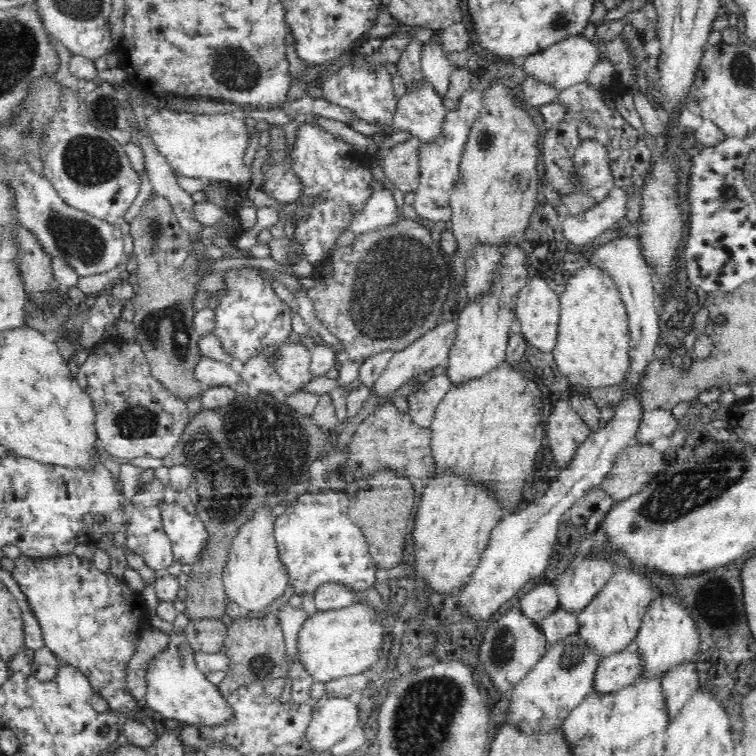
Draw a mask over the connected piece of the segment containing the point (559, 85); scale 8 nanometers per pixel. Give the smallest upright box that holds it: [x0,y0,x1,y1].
[522,34,599,92]

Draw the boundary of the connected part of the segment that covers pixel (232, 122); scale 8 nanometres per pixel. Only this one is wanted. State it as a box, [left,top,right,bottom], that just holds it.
[146,109,250,188]

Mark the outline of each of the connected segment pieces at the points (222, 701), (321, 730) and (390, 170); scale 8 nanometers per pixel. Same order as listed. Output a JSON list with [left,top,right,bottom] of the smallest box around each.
[[146,632,236,726],[305,692,360,751],[382,136,421,193]]

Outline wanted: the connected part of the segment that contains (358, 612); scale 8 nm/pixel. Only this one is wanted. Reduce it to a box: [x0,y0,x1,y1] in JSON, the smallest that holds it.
[297,603,384,683]

